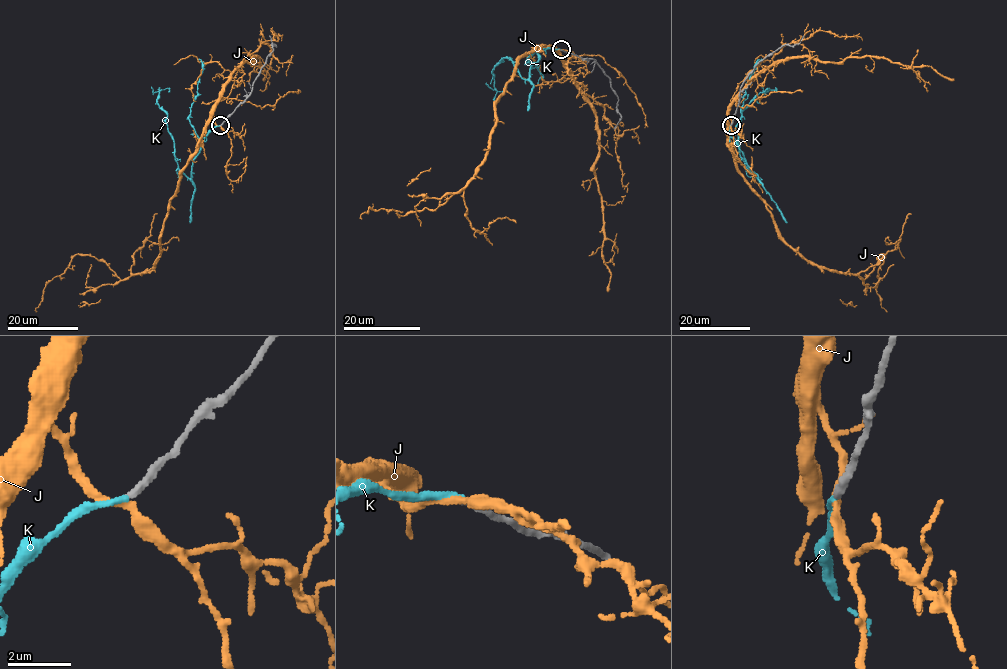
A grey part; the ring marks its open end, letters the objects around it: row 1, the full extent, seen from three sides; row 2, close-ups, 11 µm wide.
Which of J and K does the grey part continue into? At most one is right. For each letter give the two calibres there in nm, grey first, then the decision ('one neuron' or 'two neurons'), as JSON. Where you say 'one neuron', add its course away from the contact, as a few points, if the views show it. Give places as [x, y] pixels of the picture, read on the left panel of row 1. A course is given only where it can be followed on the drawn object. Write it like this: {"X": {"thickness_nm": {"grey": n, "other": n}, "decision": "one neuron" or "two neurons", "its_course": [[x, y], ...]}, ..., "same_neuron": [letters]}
{"J": {"thickness_nm": {"grey": 240, "other": 260}, "decision": "two neurons"}, "K": {"thickness_nm": {"grey": 240, "other": 180}, "decision": "one neuron", "its_course": [[220, 125], [200, 139], [188, 178], [179, 169], [167, 114], [157, 102], [159, 92], [168, 92]]}, "same_neuron": ["K"]}

